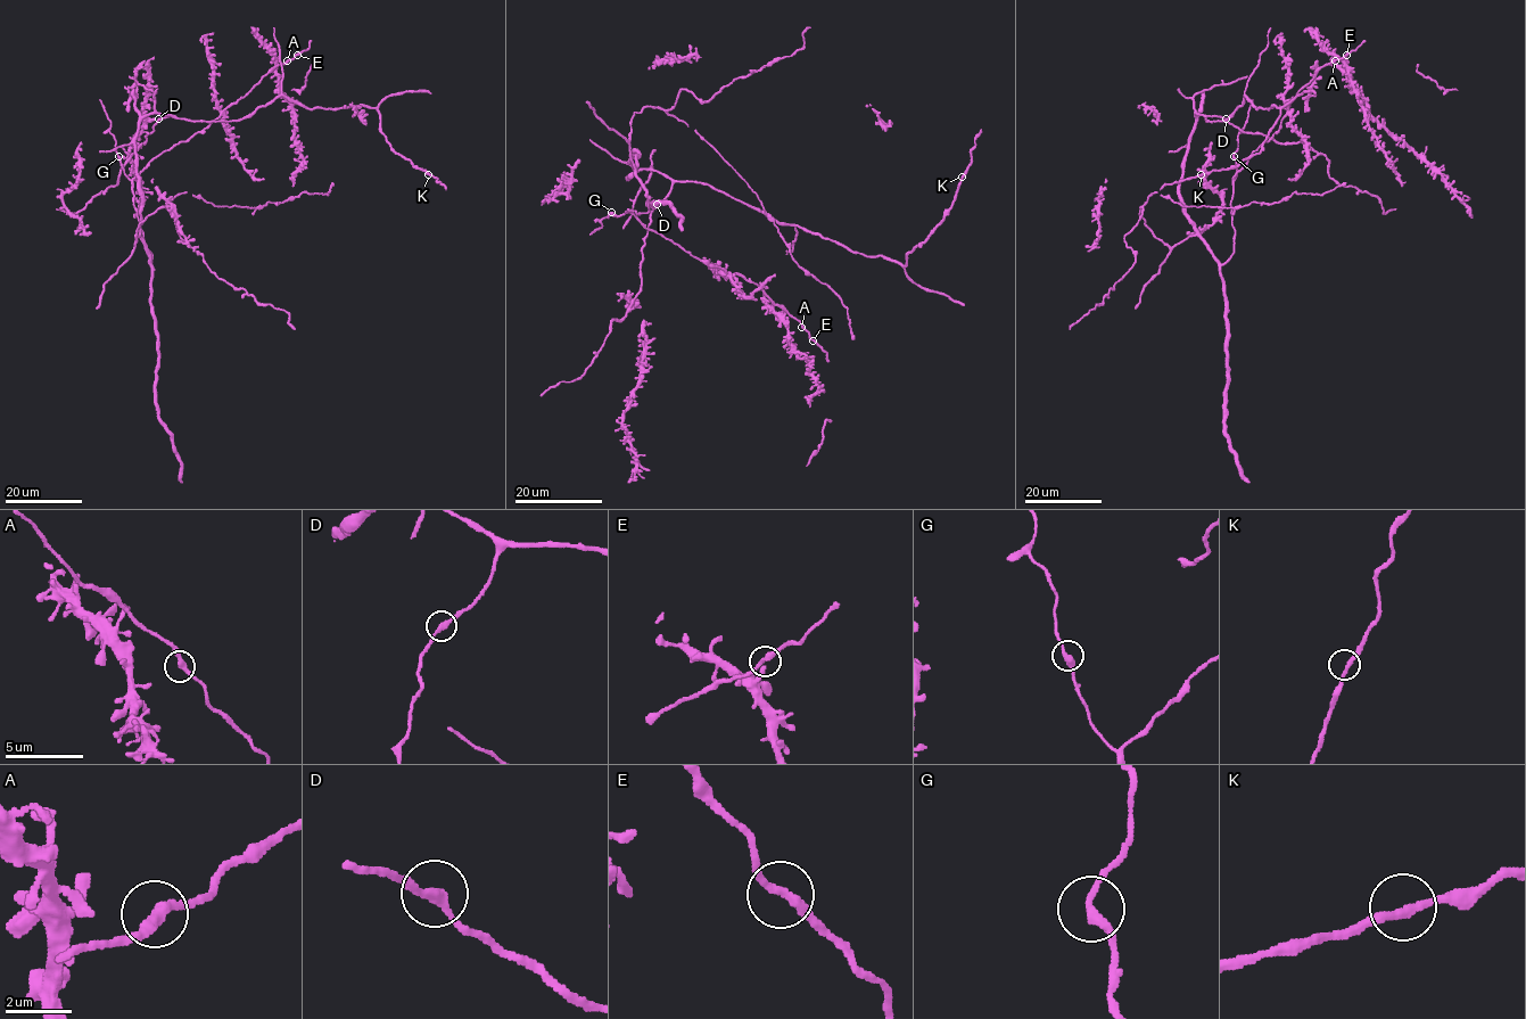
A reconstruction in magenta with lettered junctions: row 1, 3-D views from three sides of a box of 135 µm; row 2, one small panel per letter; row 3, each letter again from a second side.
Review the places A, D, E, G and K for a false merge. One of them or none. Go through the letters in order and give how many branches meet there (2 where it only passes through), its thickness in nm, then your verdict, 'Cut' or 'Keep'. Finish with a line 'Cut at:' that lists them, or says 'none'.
A: Branches: 2. Thickness 320 nm. Keep
D: Branches: 2. Thickness 280 nm. Keep
E: Branches: 2. Thickness 280 nm. Keep
G: Branches: 2. Thickness 280 nm. Keep
K: Branches: 2. Thickness 240 nm. Keep
Cut at: none

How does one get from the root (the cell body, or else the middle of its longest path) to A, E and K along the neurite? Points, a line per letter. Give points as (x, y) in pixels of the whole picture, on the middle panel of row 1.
A: (633, 153), (637, 153), (636, 177), (649, 210), (626, 212), (700, 261), (756, 284), (801, 327)
E: (633, 153), (637, 153), (636, 177), (649, 210), (626, 212), (700, 261), (756, 284), (796, 318), (813, 340)
K: (633, 153), (628, 161), (635, 170), (707, 182), (781, 223), (902, 264), (942, 219), (962, 177)

